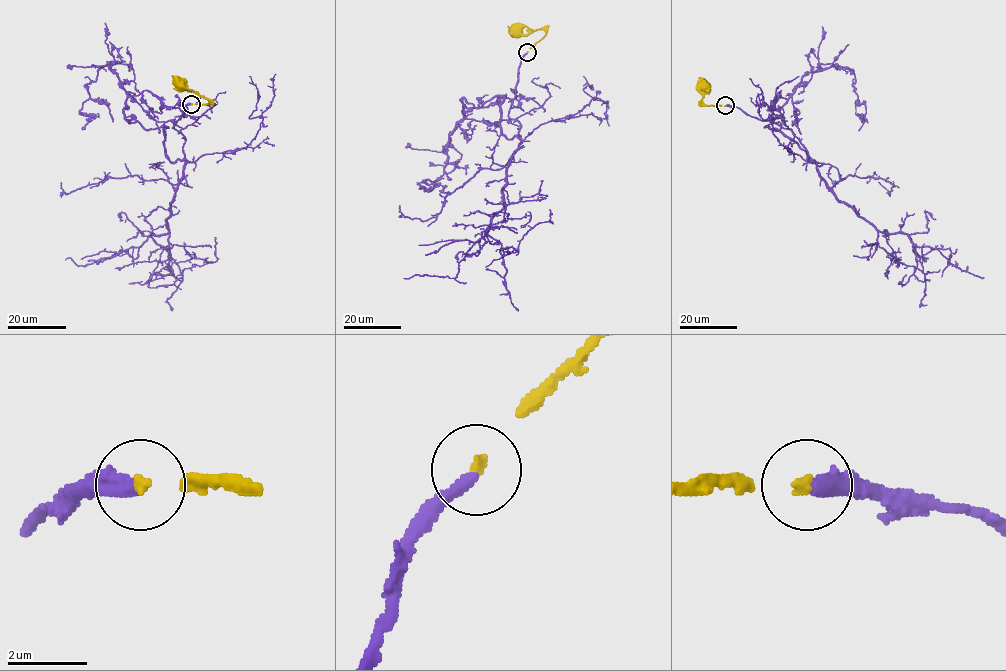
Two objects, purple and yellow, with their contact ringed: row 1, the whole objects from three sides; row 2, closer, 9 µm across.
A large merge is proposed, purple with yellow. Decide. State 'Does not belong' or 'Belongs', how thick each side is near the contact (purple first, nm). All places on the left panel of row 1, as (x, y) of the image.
Belongs. Thickness 360 nm (purple) against 200 nm

